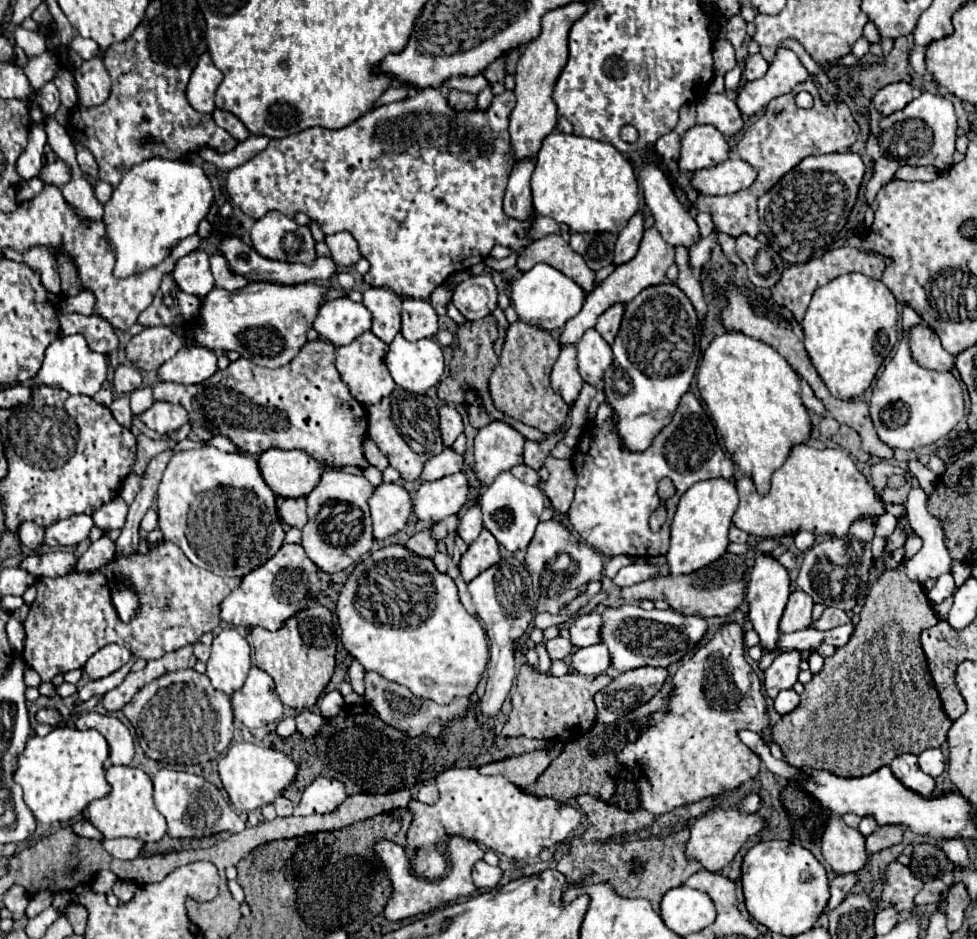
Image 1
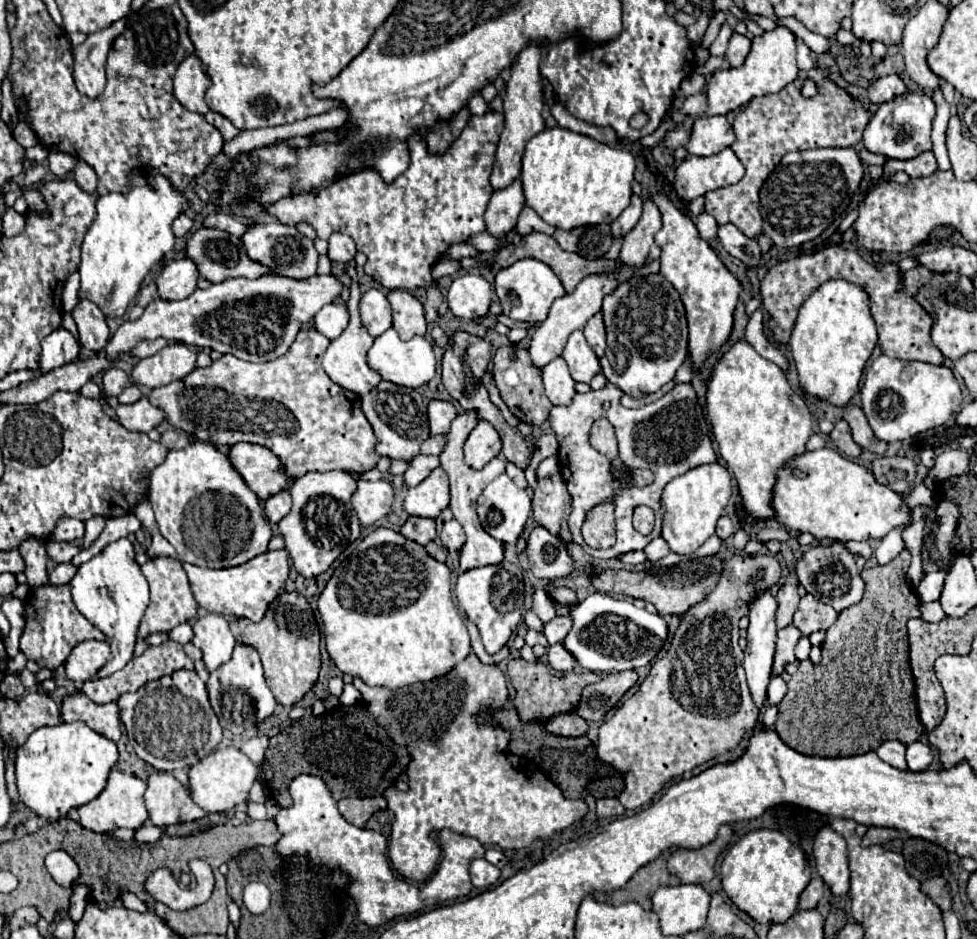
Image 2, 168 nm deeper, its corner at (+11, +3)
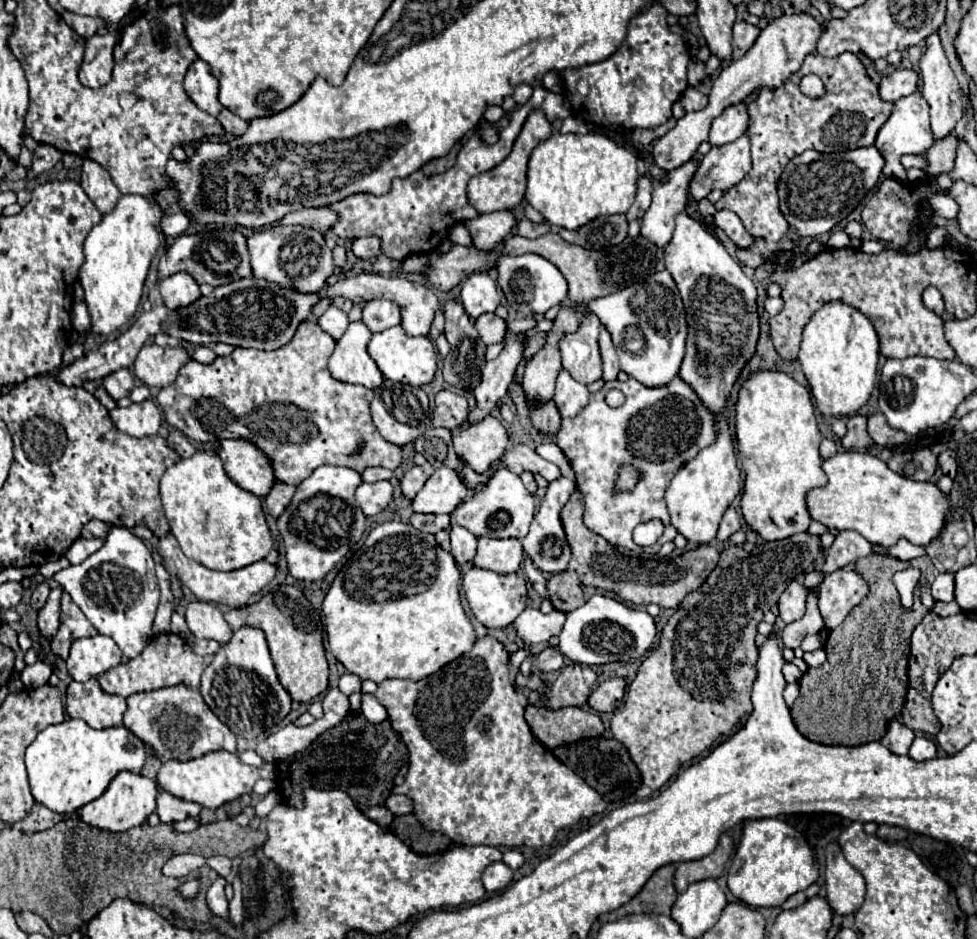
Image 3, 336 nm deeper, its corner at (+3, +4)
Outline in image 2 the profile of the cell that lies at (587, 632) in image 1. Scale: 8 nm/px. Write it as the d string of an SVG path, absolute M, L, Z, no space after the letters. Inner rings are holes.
M556 616L554 620L542 624L542 634L548 638L550 644L558 644L564 640L570 626L572 626L572 622L568 616Z

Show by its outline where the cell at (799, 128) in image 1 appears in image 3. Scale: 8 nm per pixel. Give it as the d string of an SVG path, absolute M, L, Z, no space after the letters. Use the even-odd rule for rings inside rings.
M810 53L804 59L802 69L788 79L780 89L762 89L758 97L748 105L750 127L748 137L752 145L752 169L750 173L732 189L726 189L716 209L734 211L750 235L766 241L780 241L788 231L786 219L778 209L778 179L788 161L802 153L804 149L816 149L822 153L834 153L842 149L858 149L874 143L878 129L892 113L892 103L878 97L878 87L868 77L864 65L854 53L842 53L834 59ZM808 73L816 73L824 85L826 95L820 99L810 99L800 93L800 79ZM830 127L830 135L828 135ZM838 141L838 145L836 145Z

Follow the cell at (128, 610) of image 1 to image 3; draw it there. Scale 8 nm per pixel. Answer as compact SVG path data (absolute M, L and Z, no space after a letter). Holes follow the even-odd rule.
M108 537L104 547L84 559L80 565L72 565L54 575L54 579L70 593L72 601L82 609L82 613L90 619L90 623L98 629L98 633L108 635L116 641L122 653L128 659L134 659L142 653L142 649L152 641L152 621L160 603L158 579L154 573L154 559L150 549L138 537Z

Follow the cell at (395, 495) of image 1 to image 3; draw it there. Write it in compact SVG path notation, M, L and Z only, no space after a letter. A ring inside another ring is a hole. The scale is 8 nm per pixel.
M378 481L378 483L362 483L356 489L356 501L362 507L366 517L374 517L380 511L384 511L392 501L394 487L390 481Z

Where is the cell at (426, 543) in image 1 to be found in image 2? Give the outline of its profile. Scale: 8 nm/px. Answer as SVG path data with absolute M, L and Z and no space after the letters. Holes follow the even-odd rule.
M410 516L402 528L400 534L426 546L430 540L436 538L436 520L434 518L418 518L418 516Z

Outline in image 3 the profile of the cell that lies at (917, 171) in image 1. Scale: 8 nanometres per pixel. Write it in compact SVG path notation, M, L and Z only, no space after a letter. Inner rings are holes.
M946 135L944 139L936 141L926 153L926 175L934 175L938 177L940 173L948 173L954 167L954 159L956 159L956 147L958 147L958 139L954 135Z

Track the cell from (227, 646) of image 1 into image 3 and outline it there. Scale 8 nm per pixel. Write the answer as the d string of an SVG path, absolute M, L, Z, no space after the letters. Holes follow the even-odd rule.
M204 601L186 605L186 623L196 639L214 639L220 645L230 643L234 633L226 623L222 611L216 605Z

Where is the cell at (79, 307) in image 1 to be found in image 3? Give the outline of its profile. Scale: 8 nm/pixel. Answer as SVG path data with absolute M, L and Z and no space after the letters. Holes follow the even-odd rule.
M122 195L110 213L88 233L84 241L86 263L80 267L86 305L92 319L92 331L108 335L126 325L142 297L148 267L160 247L166 247L166 235L160 231L160 219L166 211L142 195Z

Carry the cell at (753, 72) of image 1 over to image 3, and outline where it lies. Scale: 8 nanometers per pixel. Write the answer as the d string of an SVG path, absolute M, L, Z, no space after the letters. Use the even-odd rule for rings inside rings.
M742 21L734 25L734 39L732 39L732 59L742 59L746 51L754 45L756 37L760 35L760 29Z

